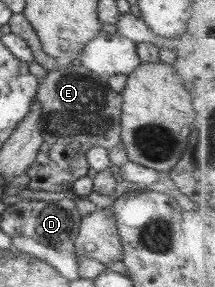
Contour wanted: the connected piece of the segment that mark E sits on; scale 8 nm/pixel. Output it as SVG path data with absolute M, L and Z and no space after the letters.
M69 65L62 68L46 70L39 80L34 101L39 107L39 128L42 143L35 155L35 160L25 171L29 177L27 188L32 191L58 191L71 189L71 183L86 176L89 165L85 160L85 153L91 147L103 147L112 150L119 144L120 112L122 99L118 93L109 89L107 80L103 76L88 71L79 65L71 69Z

